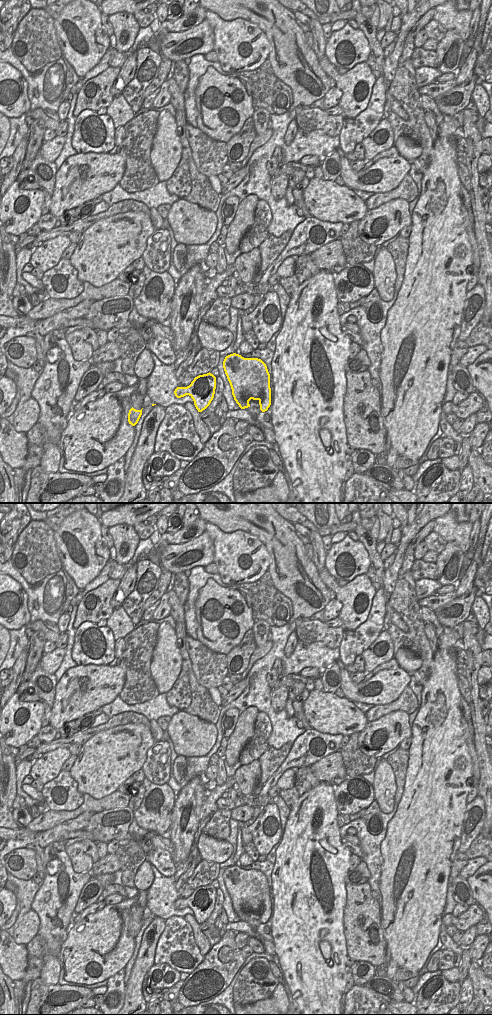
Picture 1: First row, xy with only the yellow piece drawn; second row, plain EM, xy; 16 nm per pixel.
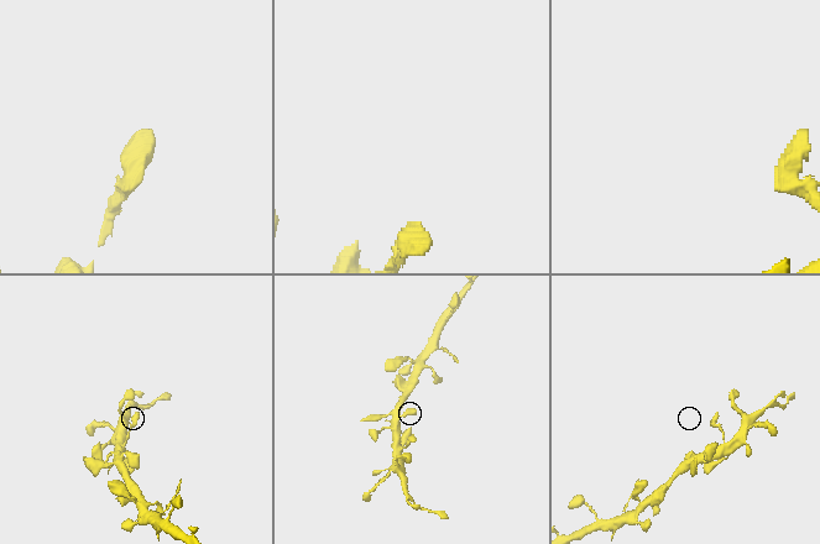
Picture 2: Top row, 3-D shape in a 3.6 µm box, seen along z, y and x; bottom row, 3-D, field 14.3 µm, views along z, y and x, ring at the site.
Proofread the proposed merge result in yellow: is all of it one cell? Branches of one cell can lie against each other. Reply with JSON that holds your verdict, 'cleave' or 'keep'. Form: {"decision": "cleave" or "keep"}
{"decision": "keep"}

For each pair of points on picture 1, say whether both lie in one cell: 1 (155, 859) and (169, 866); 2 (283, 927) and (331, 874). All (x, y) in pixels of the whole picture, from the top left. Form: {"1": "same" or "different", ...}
{"1": "same", "2": "same"}

